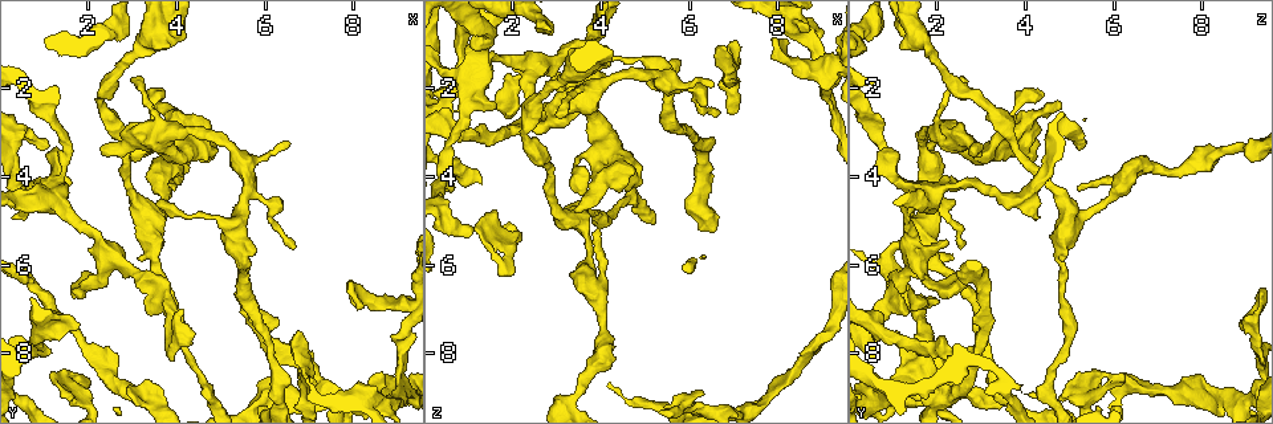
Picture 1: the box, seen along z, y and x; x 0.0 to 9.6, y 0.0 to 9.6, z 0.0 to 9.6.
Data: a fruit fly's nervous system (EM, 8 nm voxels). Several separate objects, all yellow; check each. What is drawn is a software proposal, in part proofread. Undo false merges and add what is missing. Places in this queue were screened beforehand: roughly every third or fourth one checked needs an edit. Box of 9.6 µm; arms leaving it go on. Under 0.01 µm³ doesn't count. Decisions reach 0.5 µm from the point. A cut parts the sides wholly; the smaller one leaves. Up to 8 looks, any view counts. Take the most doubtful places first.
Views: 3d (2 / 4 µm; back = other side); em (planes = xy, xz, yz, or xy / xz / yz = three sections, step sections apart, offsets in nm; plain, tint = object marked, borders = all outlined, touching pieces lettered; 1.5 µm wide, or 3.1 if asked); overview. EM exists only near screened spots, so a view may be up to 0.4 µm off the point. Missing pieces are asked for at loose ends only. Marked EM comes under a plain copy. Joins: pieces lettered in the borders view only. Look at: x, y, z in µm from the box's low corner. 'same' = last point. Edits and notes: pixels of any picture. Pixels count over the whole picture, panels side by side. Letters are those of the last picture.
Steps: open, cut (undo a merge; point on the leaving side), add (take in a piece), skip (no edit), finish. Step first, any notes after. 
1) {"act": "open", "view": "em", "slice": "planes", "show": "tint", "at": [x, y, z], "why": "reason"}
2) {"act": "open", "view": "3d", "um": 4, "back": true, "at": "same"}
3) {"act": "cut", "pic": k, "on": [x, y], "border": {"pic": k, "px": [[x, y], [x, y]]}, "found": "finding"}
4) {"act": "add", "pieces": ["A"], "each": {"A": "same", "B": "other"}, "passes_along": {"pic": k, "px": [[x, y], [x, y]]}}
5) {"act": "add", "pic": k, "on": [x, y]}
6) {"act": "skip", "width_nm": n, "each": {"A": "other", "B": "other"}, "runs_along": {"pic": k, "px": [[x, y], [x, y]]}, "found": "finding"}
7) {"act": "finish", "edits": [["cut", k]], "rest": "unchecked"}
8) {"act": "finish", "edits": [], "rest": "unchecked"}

{"act": "open", "view": "em", "slice": "planes", "show": "borders", "at": [6.80, 7.45, 1.10], "why": "an open end"}

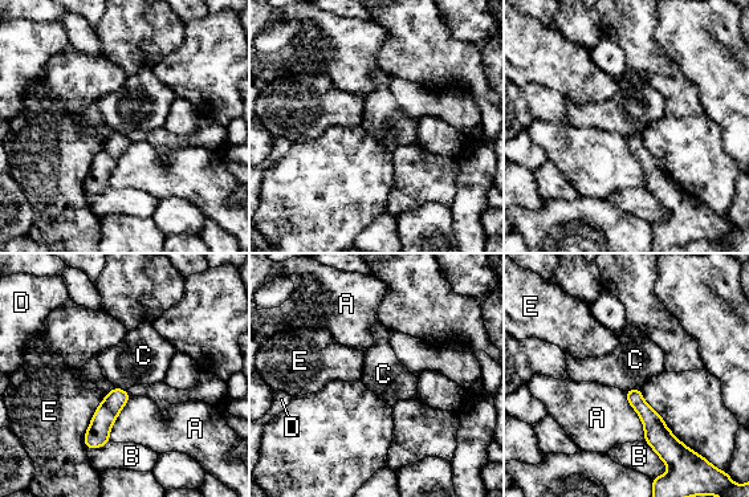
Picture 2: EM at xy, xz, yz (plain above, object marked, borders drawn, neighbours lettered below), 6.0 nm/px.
{"act": "skip", "each": {"A": "other", "B": "other", "C": "other", "D": "other", "E": "other"}, "runs_along": {"pic": 2, "px": [[629, 394], [654, 424], [676, 445]]}, "found": "no lettered piece goes on from it"}

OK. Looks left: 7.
{"act": "open", "view": "3d", "um": 2, "at": [3.90, 4.30, 5.15], "why": "branch stops here"}

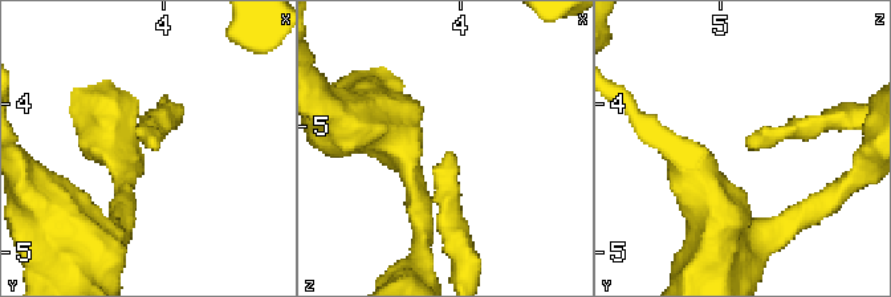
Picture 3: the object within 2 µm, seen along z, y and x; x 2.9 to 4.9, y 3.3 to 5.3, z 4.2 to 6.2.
{"act": "open", "view": "em", "slice": "planes", "show": "borders", "at": [3.92, 4.26, 5.16], "why": "shape alone is not enough"}

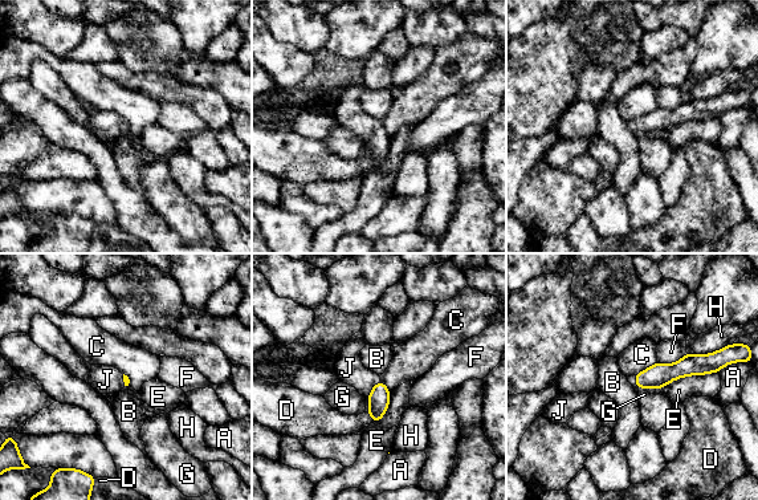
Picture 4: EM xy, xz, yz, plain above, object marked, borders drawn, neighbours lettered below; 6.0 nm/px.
{"act": "add", "pieces": ["J"], "each": {"A": "other", "B": "other", "C": "other", "D": "other", "E": "other", "F": "other", "G": "other", "H": "other", "J": "same"}, "found": "it goes on there"}

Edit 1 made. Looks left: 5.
{"act": "open", "view": "3d", "um": 2, "back": true, "at": [3.55, 2.05, 4.40], "why": "free end"}

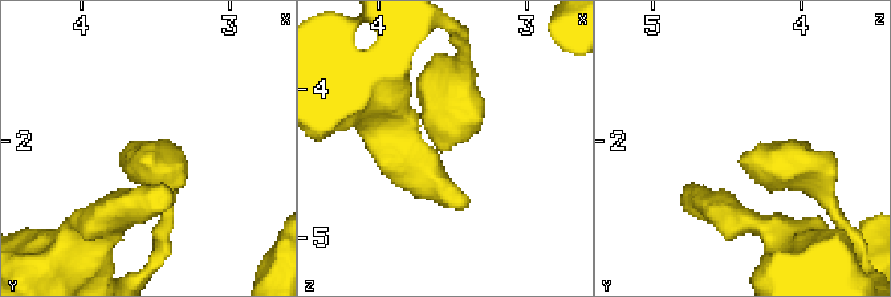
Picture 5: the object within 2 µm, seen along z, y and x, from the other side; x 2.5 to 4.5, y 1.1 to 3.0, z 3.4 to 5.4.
{"act": "open", "view": "em", "slice": "planes", "show": "tint", "at": [3.58, 2.08, 4.38], "why": "need the tissue"}

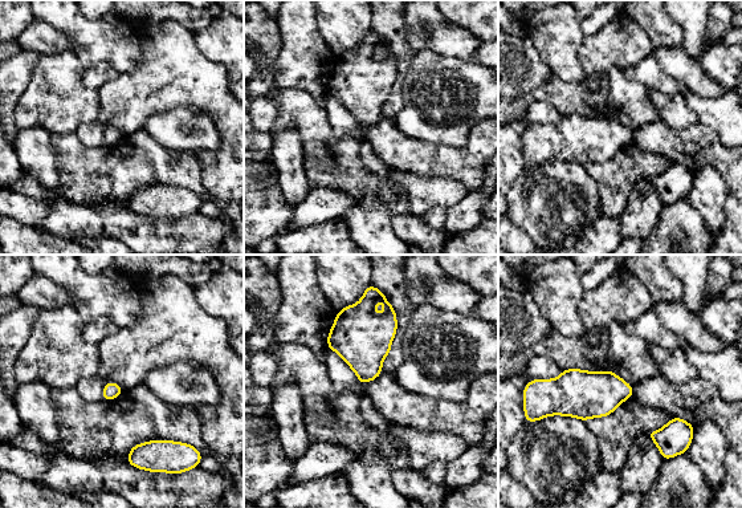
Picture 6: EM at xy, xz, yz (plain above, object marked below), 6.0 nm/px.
{"act": "open", "view": "em", "slice": "planes", "show": "borders", "at": "same", "why": "what lies round it"}

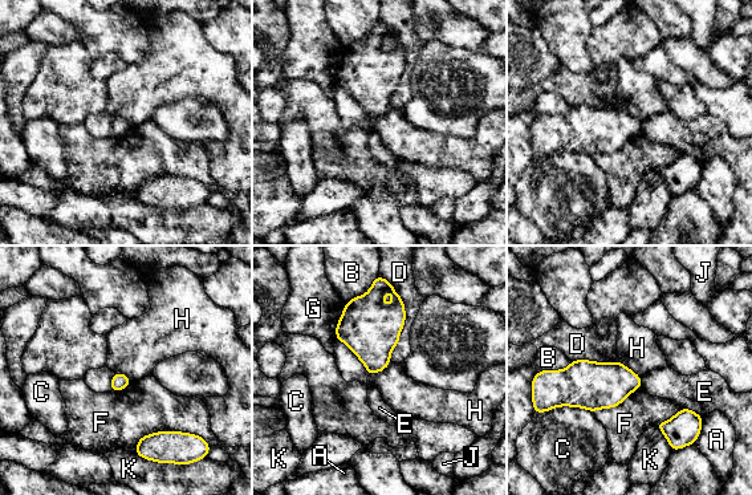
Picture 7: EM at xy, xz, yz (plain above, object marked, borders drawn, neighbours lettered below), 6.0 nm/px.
{"act": "skip", "width_nm": 100, "each": {"A": "other", "B": "other", "C": "other", "D": "other", "E": "other", "F": "other", "G": "other", "H": "other", "J": "other", "K": "other"}, "border": {"pic": 7, "px": [[390, 361], [381, 370], [369, 374]]}, "found": "no lettered piece goes on from it"}

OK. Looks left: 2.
{"act": "finish", "edits": [["add", 4]], "rest": "unchecked"}

